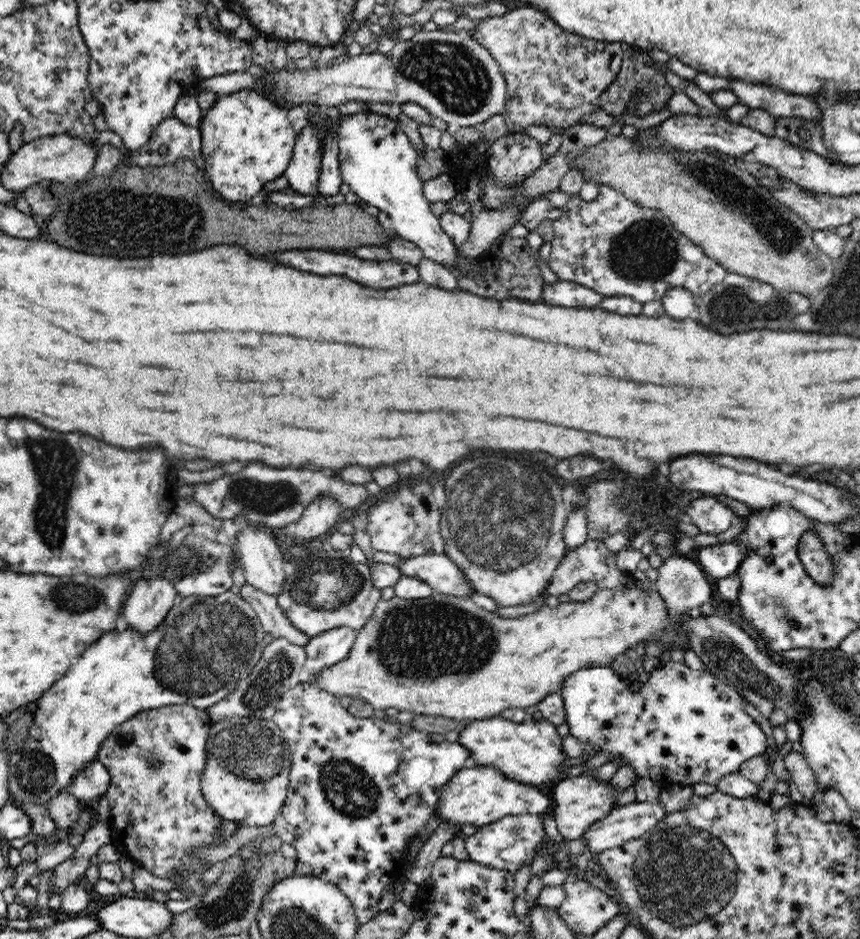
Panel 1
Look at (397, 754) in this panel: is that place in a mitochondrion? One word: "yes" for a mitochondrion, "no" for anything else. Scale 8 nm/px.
no

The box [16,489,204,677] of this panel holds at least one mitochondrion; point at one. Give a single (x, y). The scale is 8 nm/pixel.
(72, 597)

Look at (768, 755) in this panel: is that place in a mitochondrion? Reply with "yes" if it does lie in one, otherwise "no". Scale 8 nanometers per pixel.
no

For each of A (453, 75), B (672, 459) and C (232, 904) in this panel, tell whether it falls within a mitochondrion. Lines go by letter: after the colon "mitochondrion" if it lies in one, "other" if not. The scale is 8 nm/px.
A: mitochondrion
B: other
C: mitochondrion

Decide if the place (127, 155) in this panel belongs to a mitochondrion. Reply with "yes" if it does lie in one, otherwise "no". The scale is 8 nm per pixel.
no

